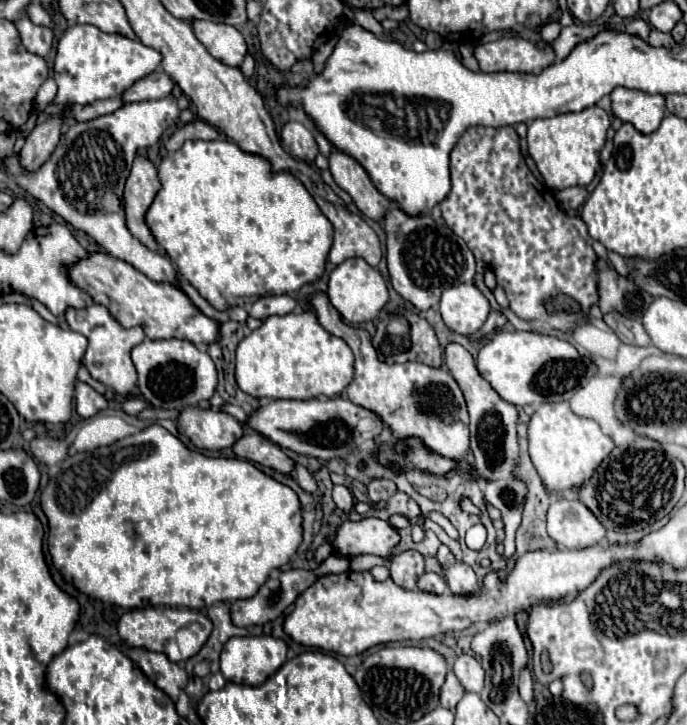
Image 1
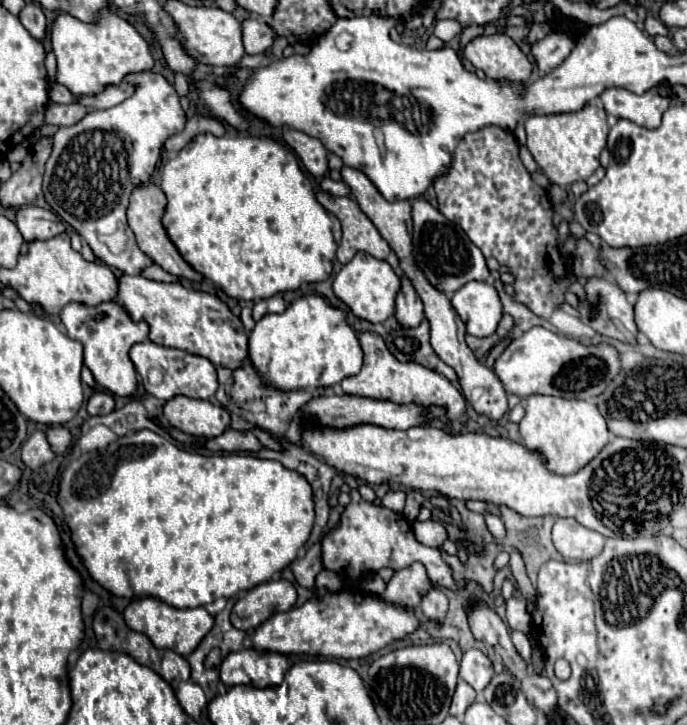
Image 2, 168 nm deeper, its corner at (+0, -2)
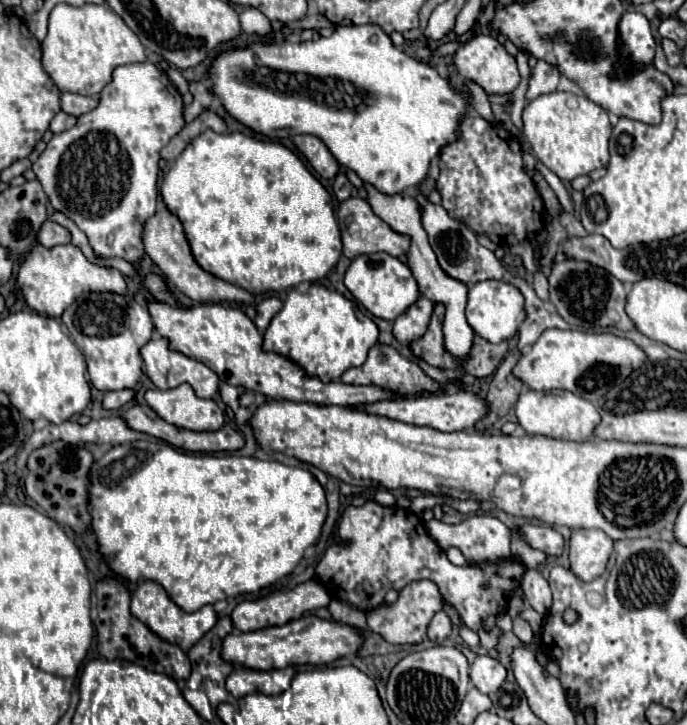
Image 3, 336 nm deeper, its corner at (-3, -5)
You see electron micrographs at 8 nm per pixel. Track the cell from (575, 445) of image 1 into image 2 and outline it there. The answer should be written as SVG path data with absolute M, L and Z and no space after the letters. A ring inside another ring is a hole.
M531 396L527 400L525 418L519 422L521 440L531 450L545 458L547 470L559 476L569 476L587 466L609 442L609 428L595 404L585 400L565 400L551 396Z

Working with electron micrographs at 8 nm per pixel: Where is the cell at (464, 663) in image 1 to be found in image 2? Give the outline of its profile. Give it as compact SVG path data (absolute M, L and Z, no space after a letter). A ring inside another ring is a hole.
M467 650L459 666L459 678L465 680L479 696L493 676L491 660L481 650Z

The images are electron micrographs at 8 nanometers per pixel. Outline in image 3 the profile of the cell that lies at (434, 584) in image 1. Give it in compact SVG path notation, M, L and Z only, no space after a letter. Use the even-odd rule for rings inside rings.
M440 611L434 615L434 619L428 627L428 639L436 645L442 645L442 641L448 639L450 631L452 631L452 621L448 619L448 615L444 611Z

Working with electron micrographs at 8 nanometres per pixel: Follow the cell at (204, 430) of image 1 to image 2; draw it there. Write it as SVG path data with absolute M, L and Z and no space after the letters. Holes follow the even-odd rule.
M187 396L171 398L163 406L163 414L169 424L193 438L215 438L231 426L229 412L207 400L193 400Z

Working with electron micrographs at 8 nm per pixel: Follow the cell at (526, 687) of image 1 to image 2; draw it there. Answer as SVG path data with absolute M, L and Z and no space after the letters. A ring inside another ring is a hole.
M511 632L511 640L525 662L531 662L531 644L523 632Z

